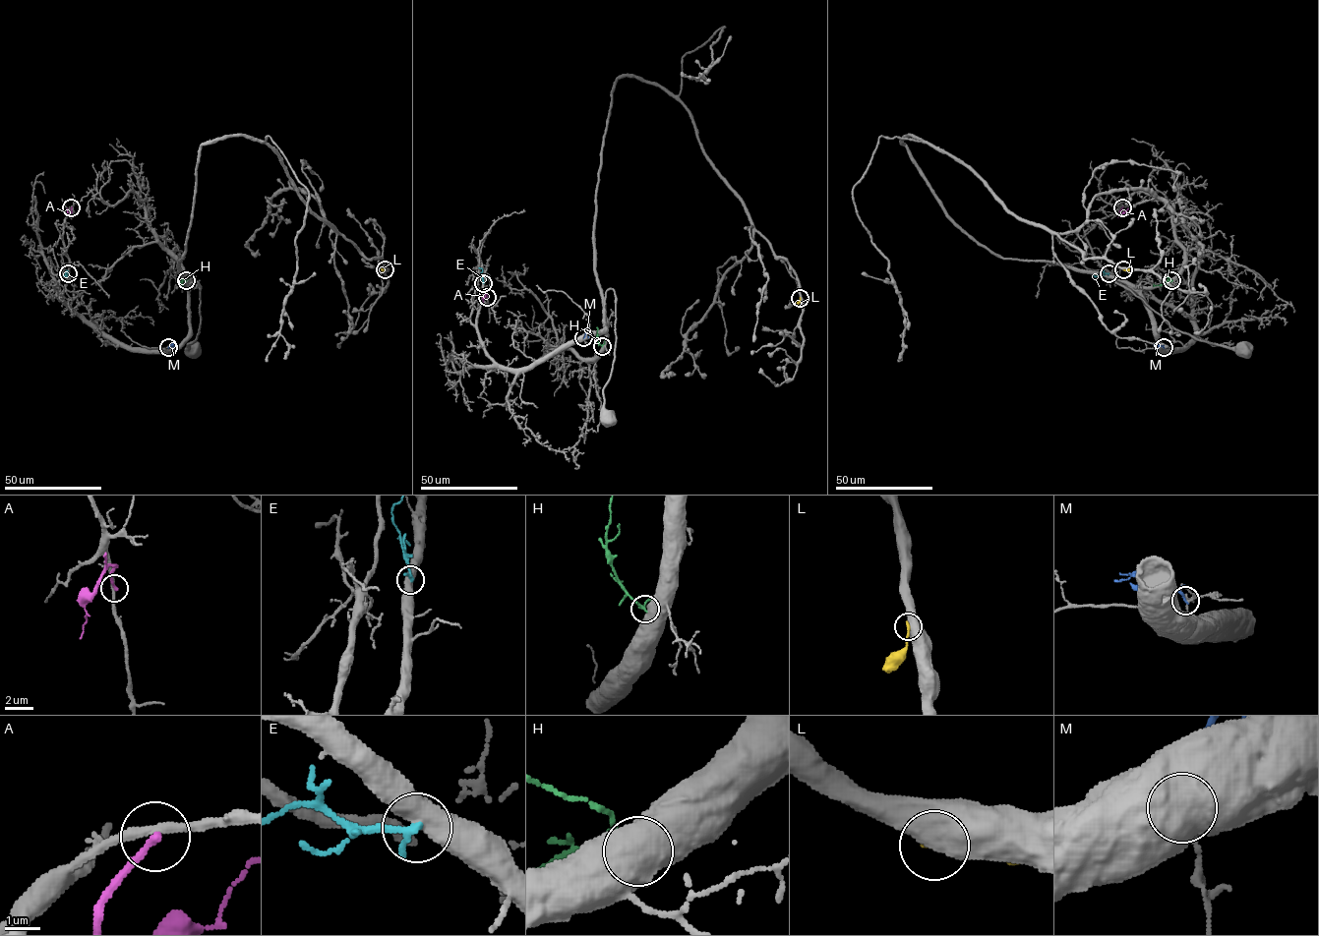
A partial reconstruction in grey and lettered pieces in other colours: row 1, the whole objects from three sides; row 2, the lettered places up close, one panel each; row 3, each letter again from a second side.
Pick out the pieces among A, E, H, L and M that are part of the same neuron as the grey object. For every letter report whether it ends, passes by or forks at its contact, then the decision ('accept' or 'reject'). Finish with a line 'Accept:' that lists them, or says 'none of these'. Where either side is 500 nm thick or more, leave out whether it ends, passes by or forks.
A: it ends there; reject
E: reject
H: reject
L: reject
M: it ends there; reject
Accept: none of these

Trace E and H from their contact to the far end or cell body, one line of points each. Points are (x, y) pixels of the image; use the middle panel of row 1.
E: (483, 283), (482, 269), (479, 267)
H: (602, 346), (596, 338), (597, 326)

